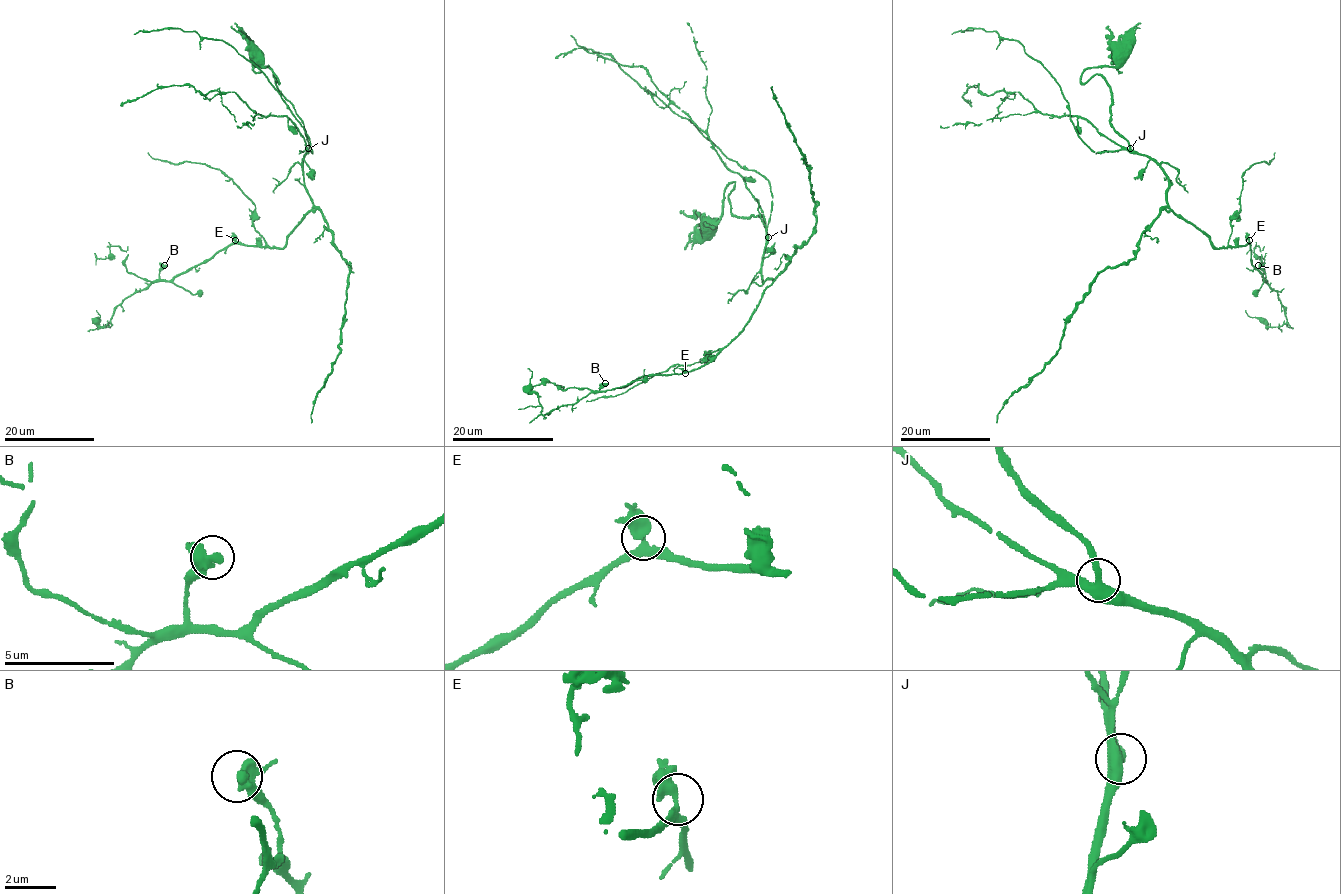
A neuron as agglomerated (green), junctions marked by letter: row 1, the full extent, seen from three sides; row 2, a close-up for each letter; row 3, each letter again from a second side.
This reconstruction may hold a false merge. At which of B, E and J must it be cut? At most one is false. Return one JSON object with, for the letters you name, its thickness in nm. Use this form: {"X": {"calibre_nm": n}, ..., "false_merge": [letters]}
{"false_merge": []}

